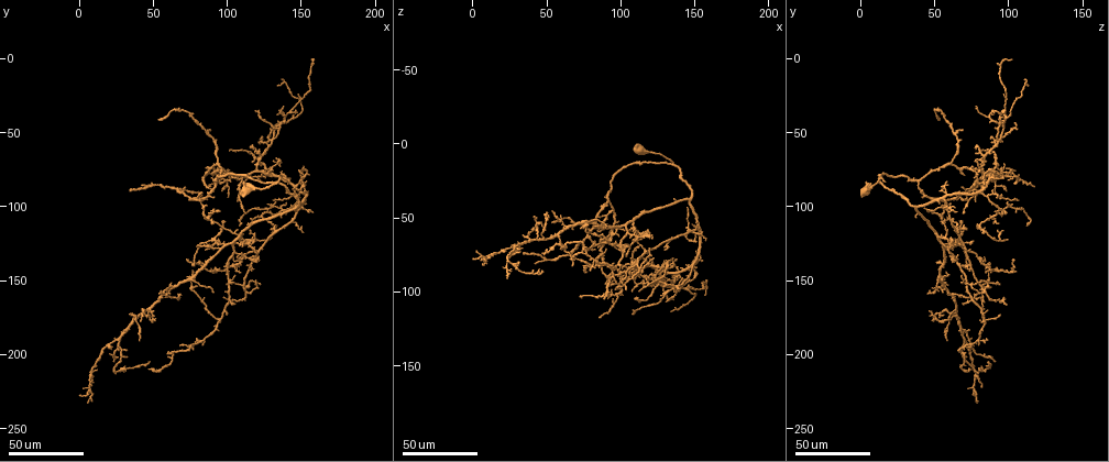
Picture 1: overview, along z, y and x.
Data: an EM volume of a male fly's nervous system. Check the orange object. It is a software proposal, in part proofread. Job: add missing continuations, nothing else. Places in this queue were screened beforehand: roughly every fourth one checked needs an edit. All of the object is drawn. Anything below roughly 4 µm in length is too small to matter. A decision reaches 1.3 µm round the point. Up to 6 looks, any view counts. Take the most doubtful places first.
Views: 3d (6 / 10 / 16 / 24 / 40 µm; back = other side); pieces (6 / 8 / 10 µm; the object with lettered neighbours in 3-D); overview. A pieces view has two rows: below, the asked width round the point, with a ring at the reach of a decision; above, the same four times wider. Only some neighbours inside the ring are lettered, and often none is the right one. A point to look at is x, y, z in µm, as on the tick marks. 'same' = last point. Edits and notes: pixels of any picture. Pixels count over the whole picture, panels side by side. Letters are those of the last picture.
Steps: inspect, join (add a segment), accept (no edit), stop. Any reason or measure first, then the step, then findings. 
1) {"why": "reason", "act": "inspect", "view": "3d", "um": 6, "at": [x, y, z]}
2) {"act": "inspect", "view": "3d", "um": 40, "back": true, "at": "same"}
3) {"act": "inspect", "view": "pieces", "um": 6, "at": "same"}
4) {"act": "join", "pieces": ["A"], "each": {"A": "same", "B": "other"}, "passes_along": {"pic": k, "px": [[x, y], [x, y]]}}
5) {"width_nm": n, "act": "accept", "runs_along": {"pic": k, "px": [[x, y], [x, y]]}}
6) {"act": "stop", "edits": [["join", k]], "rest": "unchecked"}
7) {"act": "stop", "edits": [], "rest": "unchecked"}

{"why": "an open end", "act": "inspect", "view": "3d", "um": 24, "at": [42, 86, 80]}

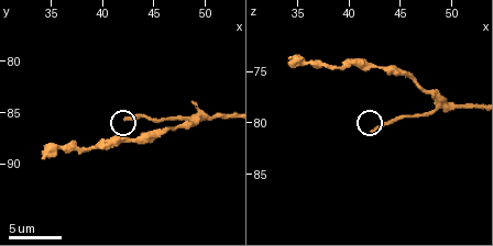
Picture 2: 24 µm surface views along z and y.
{"act": "inspect", "view": "pieces", "um": 10, "at": [42.4, 85.4, 80.8]}

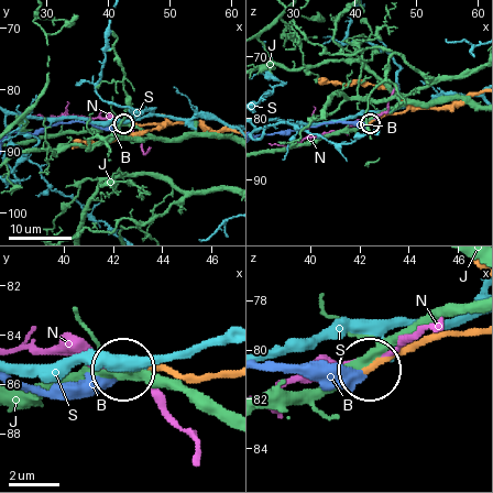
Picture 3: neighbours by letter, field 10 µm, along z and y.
{"act": "join", "pieces": ["B"], "each": {"B": "same", "J": "other", "N": "other", "S": "other"}, "found": "it goes on there"}

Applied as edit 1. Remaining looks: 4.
{"why": "end of a long branch", "act": "inspect", "view": "3d", "um": 40, "at": [48, 210, 74]}

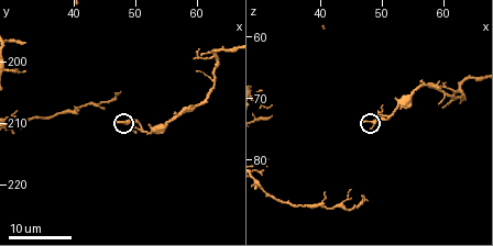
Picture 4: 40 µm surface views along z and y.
{"act": "inspect", "view": "pieces", "um": 10, "at": [47.0, 210.0, 73.5]}

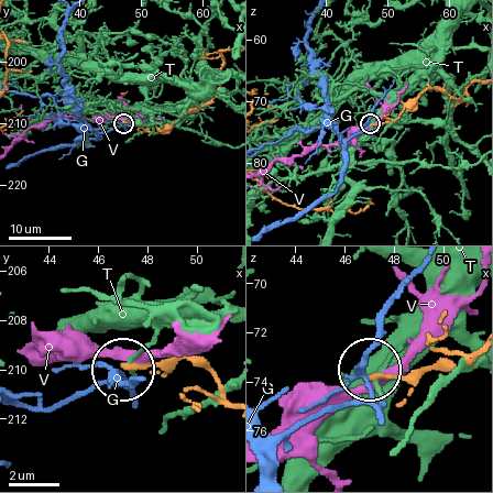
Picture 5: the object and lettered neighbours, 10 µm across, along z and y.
{"act": "accept", "each": {"G": "other", "T": "other", "V": "other"}, "runs_along": {"pic": 5, "px": [[457, 100], [427, 89], [396, 120], [371, 124]]}, "found": "no lettered segment goes on from it"}

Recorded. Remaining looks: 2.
{"why": "an open end", "act": "inspect", "view": "3d", "um": 40, "at": [94, 122, 60]}

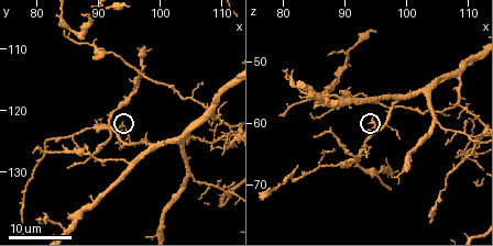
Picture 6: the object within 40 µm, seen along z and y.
{"act": "inspect", "view": "pieces", "um": 10, "at": [94.5, 123.0, 59.5]}

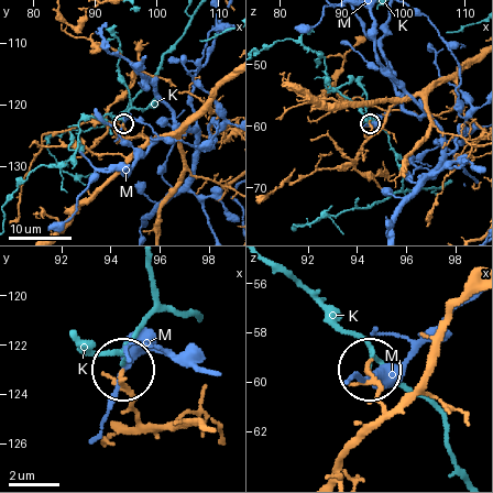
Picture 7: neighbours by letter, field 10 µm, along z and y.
{"act": "accept", "each": {"K": "other", "M": "other"}, "found": "no lettered segment goes on from it"}

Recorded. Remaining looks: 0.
{"act": "stop", "edits": [["join", 3]], "rest": "unchecked"}

